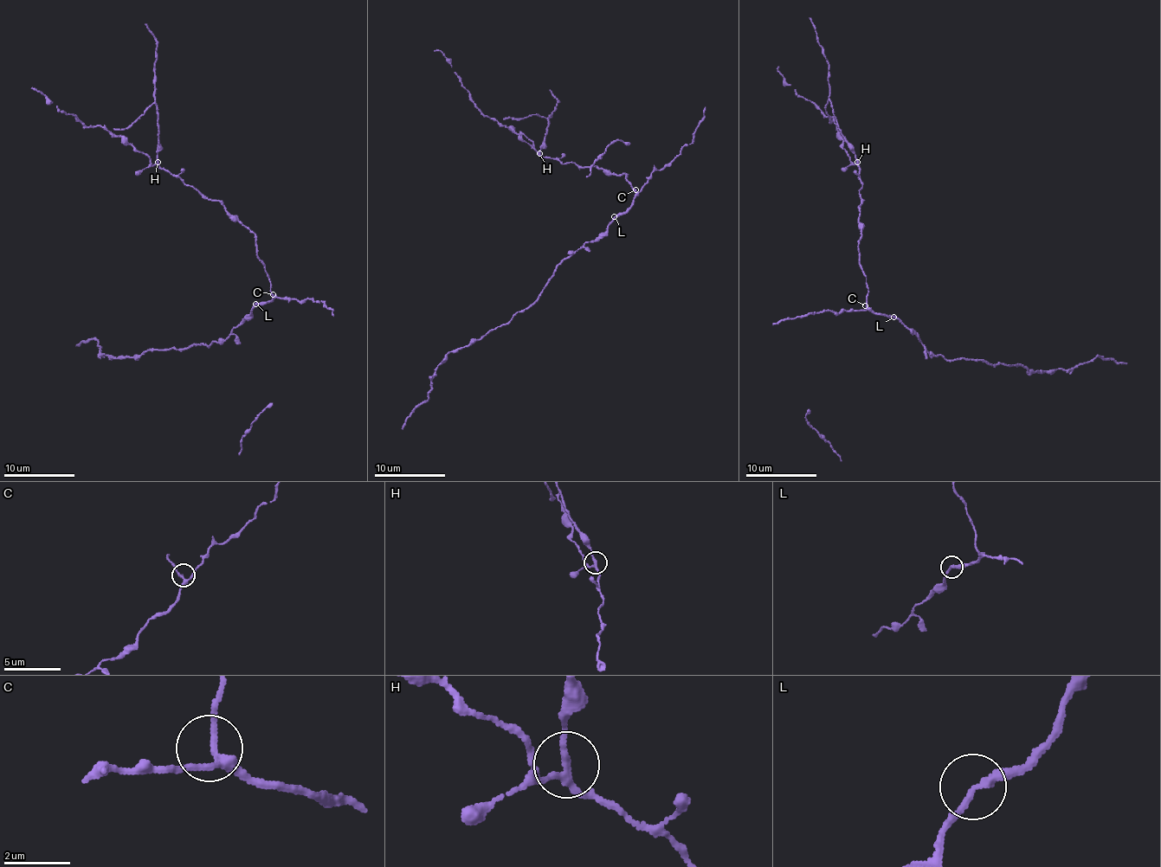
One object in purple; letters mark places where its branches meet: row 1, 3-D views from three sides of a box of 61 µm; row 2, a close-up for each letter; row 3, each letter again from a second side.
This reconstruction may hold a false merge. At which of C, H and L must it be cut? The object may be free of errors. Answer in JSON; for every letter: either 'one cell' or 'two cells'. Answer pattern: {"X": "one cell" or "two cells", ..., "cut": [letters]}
{"C": "one cell", "H": "two cells", "L": "one cell", "cut": ["H"]}

